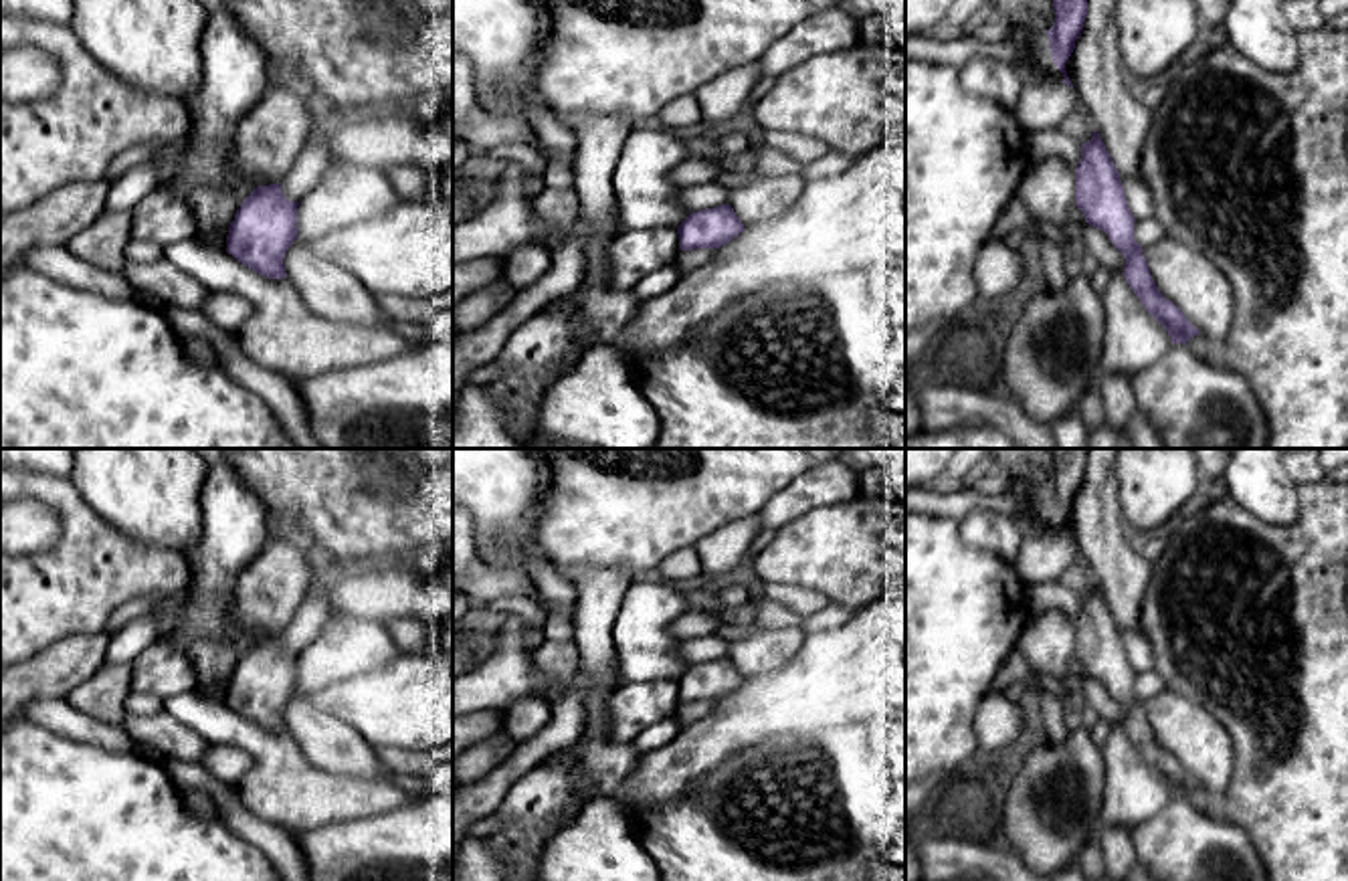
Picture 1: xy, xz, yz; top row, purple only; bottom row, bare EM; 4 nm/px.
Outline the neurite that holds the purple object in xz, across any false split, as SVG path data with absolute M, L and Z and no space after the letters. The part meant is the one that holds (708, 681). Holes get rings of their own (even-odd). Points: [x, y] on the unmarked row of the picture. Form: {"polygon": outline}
{"polygon": "M760 628L728 643L728 655L691 665L679 679L679 701L719 701L746 679L774 671L792 661L804 643L802 628Z"}

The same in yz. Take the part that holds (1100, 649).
{"polygon": "M1099 586L1081 596L1075 620L1075 659L1085 669L1083 701L1099 719L1124 727L1144 762L1168 784L1172 796L1182 796L1207 814L1219 814L1219 802L1168 754L1156 740L1142 699L1134 691L1134 675L1120 624Z"}

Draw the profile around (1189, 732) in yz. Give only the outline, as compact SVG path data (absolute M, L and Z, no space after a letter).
M1170 689L1142 699L1142 707L1158 744L1219 802L1235 770L1235 746L1221 721Z

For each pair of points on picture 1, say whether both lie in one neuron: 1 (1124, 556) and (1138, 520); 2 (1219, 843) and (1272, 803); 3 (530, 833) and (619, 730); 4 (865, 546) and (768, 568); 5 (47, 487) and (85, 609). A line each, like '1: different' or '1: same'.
1: different
2: different
3: different
4: same
5: same

